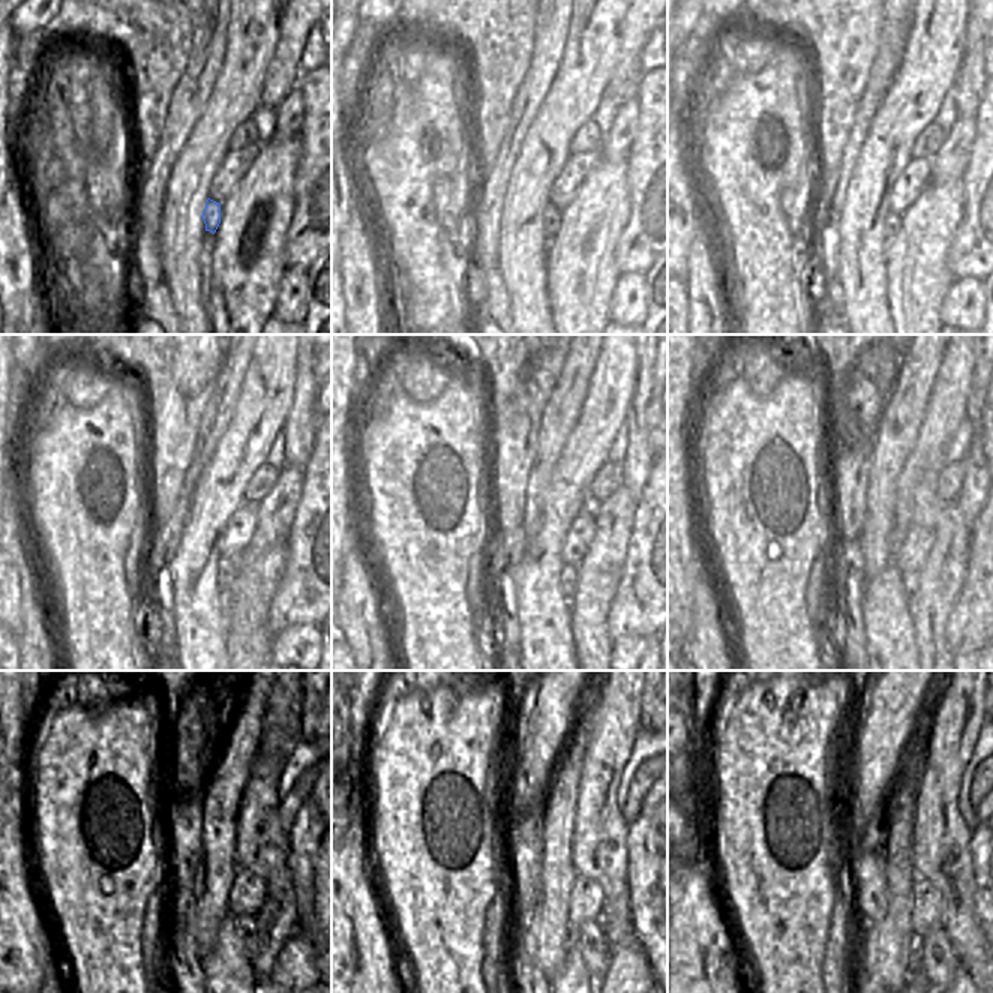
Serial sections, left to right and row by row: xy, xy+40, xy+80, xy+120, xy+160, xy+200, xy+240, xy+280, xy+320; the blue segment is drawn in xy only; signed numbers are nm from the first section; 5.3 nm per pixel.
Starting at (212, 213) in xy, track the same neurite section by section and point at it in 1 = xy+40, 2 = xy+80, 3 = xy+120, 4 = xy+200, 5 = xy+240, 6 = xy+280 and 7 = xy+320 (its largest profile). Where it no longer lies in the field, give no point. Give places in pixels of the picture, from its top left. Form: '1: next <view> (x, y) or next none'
1: next xy+40 (551, 219)
2: next xy+80 (893, 224)
3: next xy+120 (225, 563)
4: next xy+200 (911, 581)
5: next xy+240 (246, 927)
6: next xy+280 (594, 945)
7: next xy+320 (941, 963)

